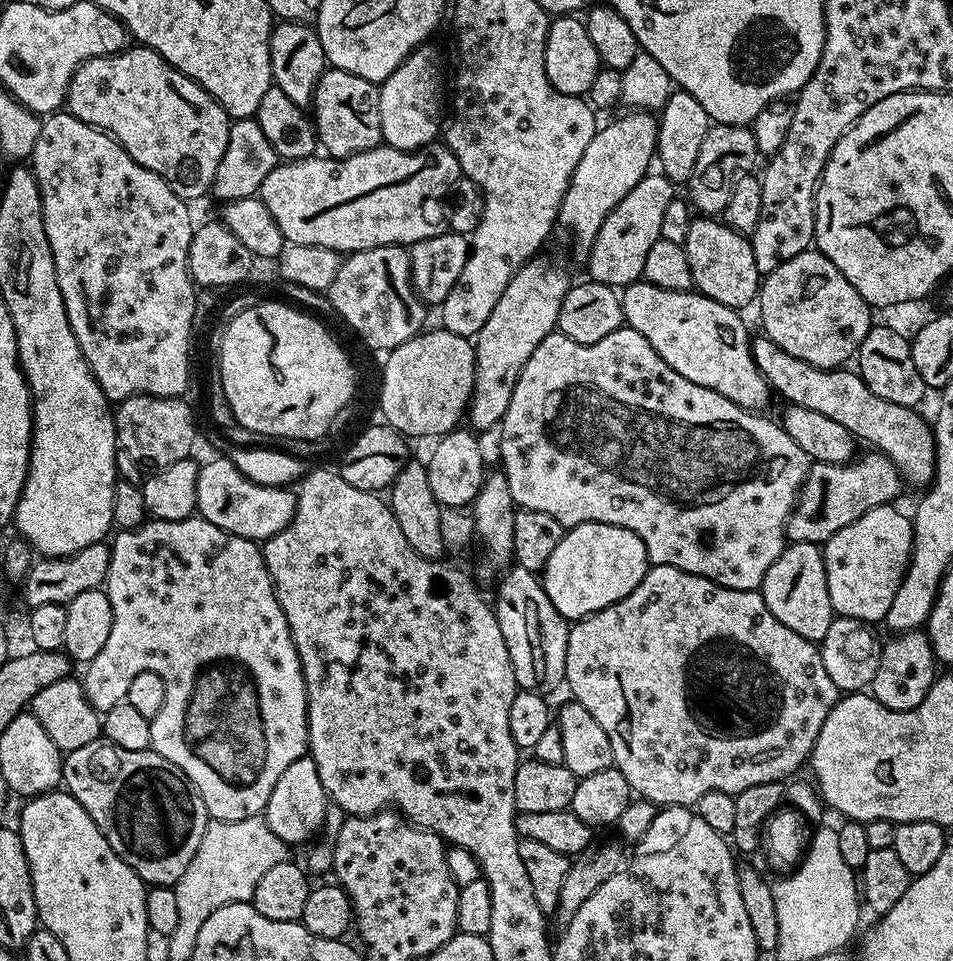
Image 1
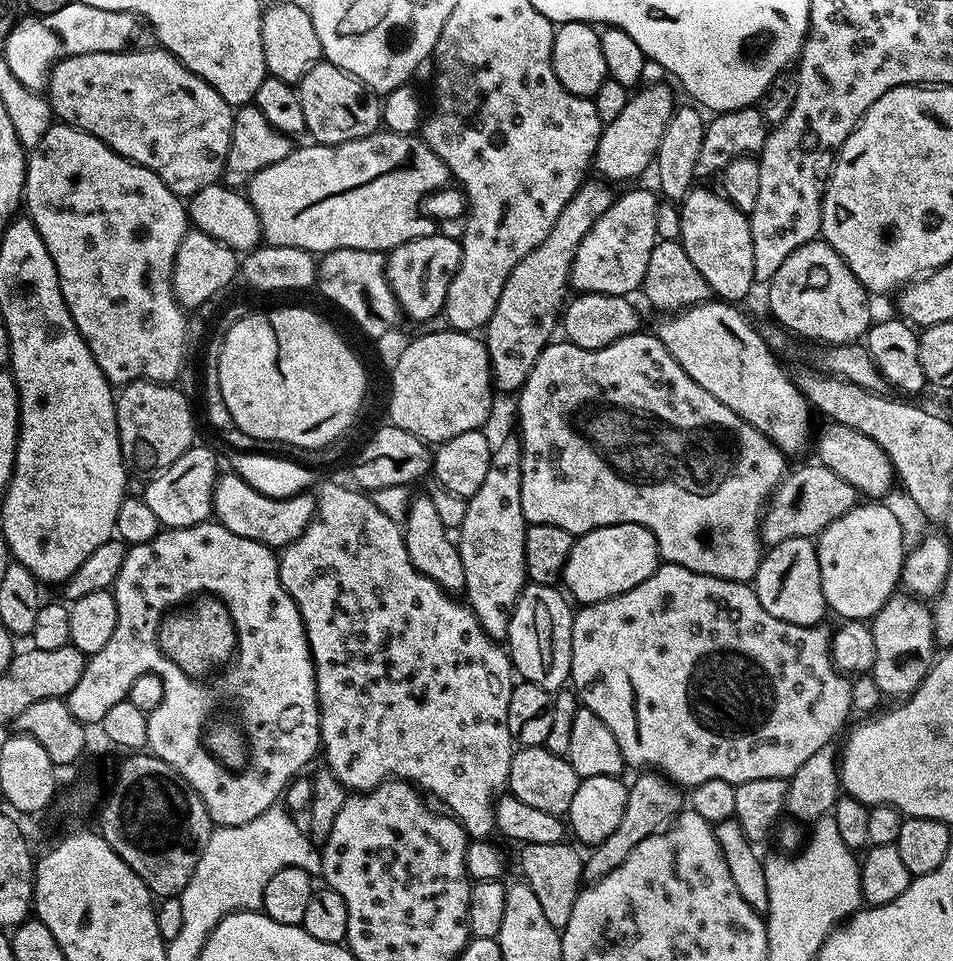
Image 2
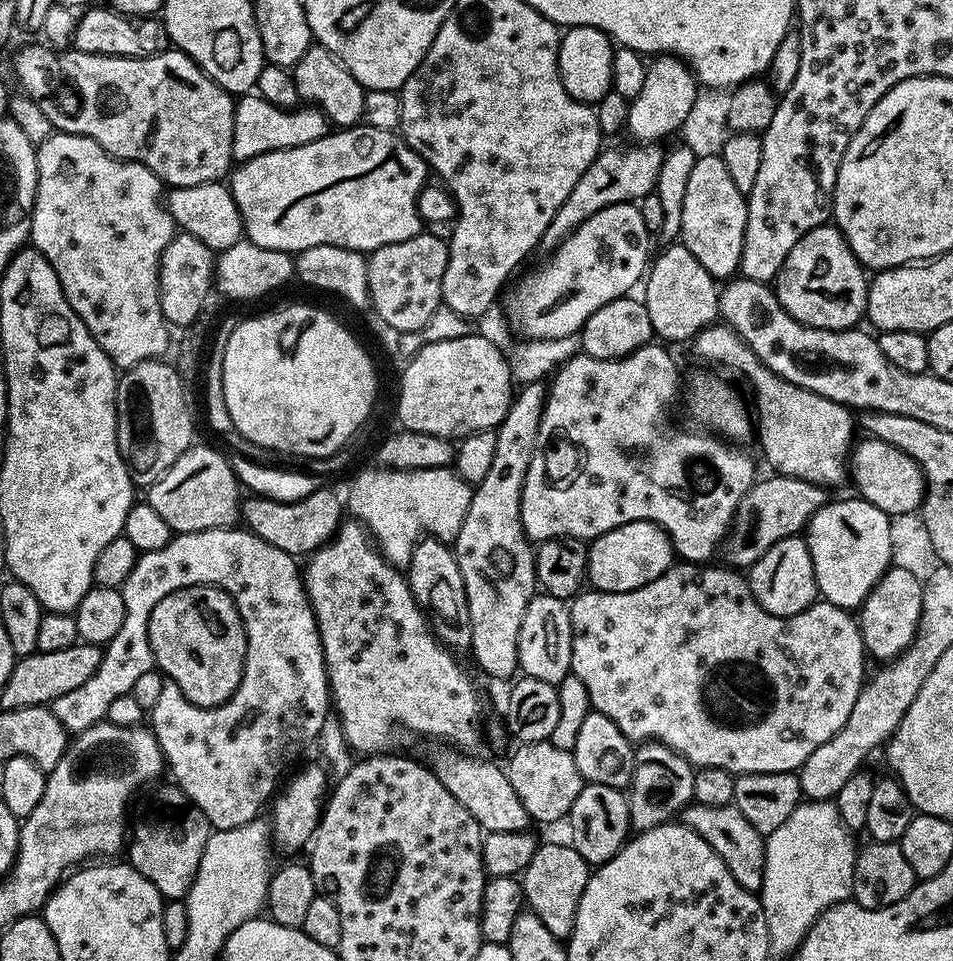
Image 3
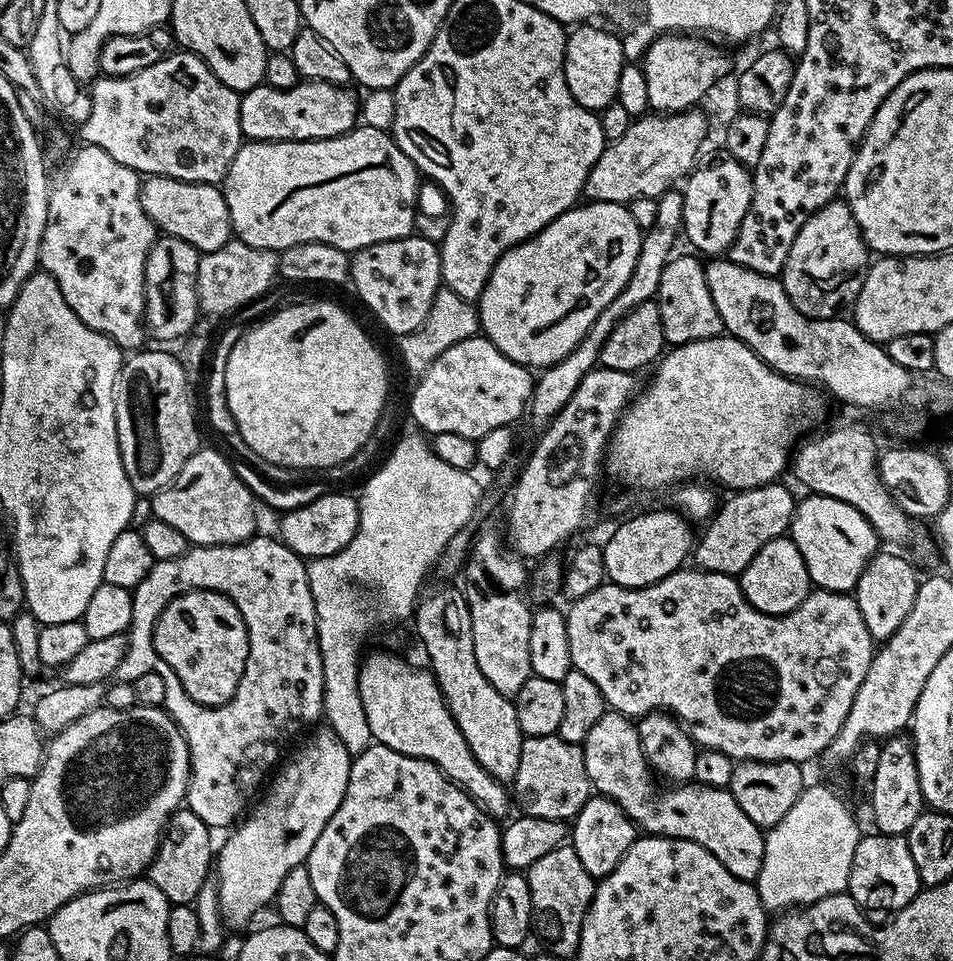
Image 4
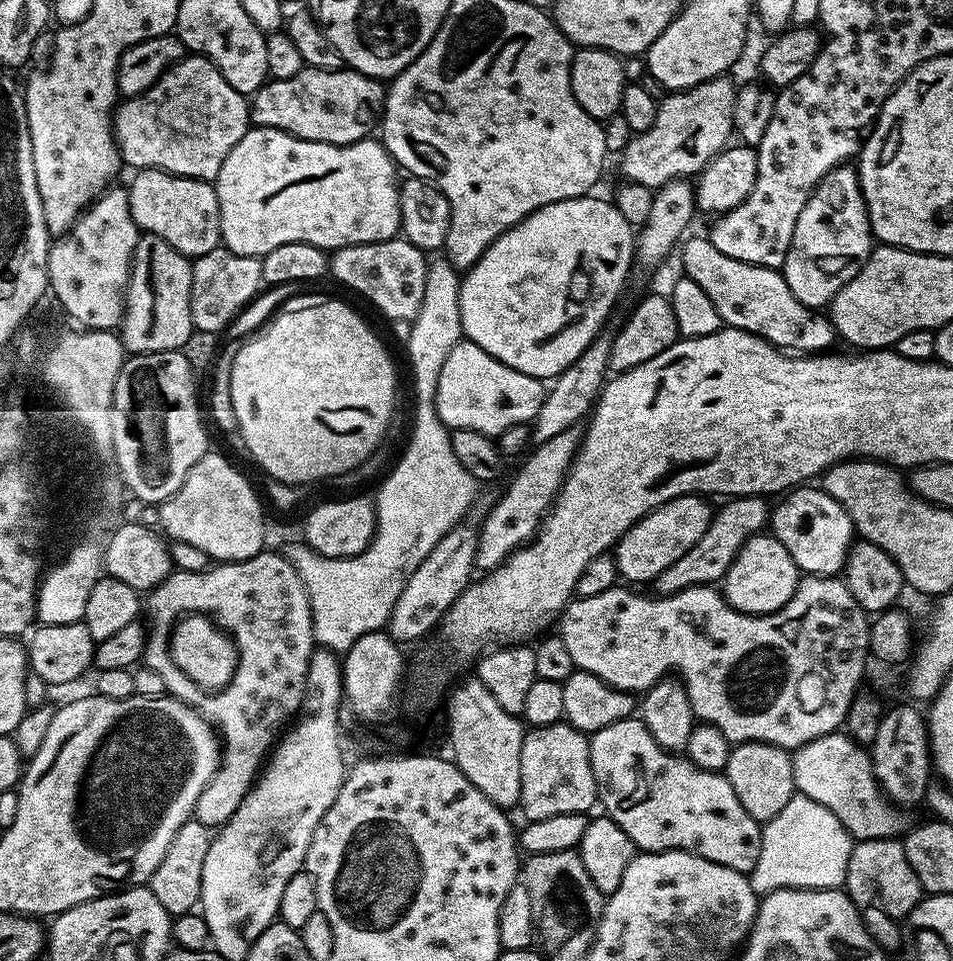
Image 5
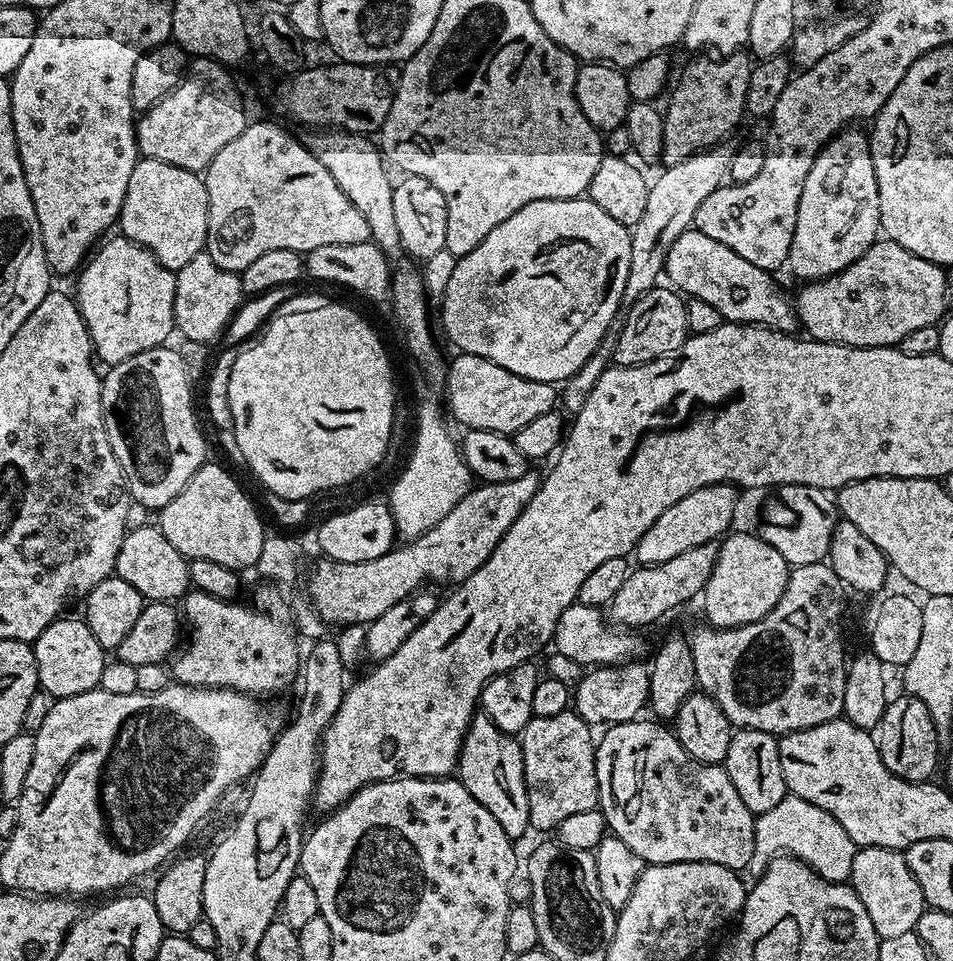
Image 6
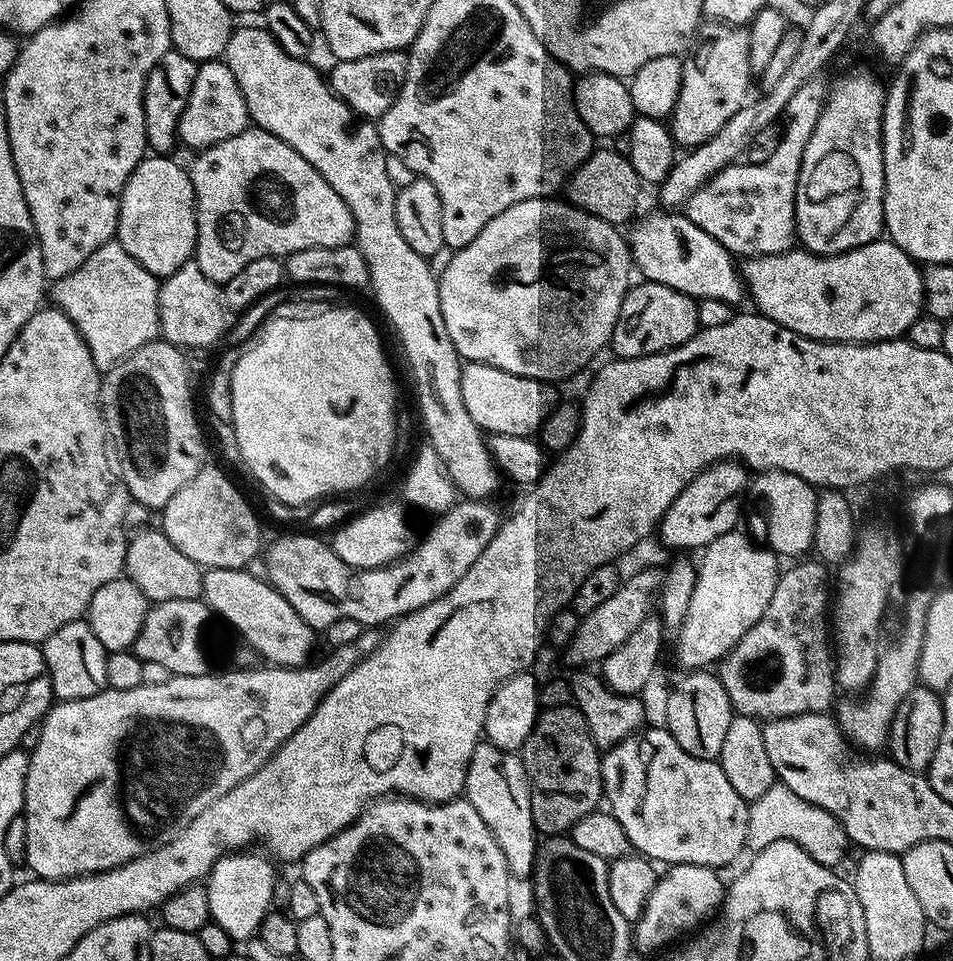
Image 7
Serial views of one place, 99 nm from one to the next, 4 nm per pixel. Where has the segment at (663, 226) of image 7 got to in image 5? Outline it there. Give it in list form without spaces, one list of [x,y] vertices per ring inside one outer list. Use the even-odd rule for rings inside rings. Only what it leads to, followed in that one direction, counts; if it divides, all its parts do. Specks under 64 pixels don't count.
[[[703,235],[685,239],[682,244],[682,252],[684,248],[684,269],[682,269],[683,275],[689,276],[694,282],[698,282],[698,286],[702,286],[702,290],[706,290],[706,295],[709,296],[710,302],[714,302],[714,306],[718,310],[721,321],[729,328],[737,328],[738,330],[746,330],[750,334],[760,336],[764,340],[771,342],[775,348],[781,350],[787,350],[792,354],[820,354],[828,348],[832,343],[837,343],[838,337],[836,335],[835,328],[832,327],[831,319],[827,315],[817,314],[813,309],[807,308],[802,302],[798,302],[798,298],[794,298],[794,294],[790,290],[790,286],[786,286],[784,281],[783,271],[775,268],[763,268],[762,266],[750,266],[746,262],[738,262],[738,258],[726,258],[726,254],[720,253],[719,250],[714,250],[714,246]]]

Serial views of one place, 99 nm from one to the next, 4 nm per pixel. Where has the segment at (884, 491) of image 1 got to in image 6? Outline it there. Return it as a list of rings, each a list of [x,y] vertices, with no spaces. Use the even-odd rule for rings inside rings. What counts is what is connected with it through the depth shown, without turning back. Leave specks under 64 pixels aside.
[[[713,542],[694,546],[691,550],[670,558],[670,562],[645,564],[629,571],[626,583],[614,594],[606,612],[613,625],[624,630],[641,630],[647,624],[660,620],[671,608],[680,608],[687,600],[692,600],[703,593],[710,574],[714,574],[714,562],[720,553],[719,543]]]

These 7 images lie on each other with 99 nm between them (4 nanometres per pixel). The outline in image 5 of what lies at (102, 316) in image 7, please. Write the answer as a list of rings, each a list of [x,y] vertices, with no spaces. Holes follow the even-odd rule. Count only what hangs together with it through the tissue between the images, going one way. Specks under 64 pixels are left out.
[[[141,235],[136,243],[136,255],[132,258],[132,270],[128,273],[128,287],[124,290],[124,318],[118,335],[127,351],[175,352],[180,350],[194,331],[190,314],[190,290],[192,289],[192,260],[178,254],[170,242],[162,242],[157,236]]]

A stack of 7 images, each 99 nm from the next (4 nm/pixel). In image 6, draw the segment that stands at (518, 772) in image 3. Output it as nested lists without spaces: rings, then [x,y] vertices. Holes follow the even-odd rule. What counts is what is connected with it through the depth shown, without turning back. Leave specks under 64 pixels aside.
[[[575,710],[553,714],[551,718],[533,716],[519,733],[524,759],[524,781],[528,791],[528,822],[533,829],[551,833],[570,814],[596,808],[598,778],[596,777],[596,746],[593,729]]]

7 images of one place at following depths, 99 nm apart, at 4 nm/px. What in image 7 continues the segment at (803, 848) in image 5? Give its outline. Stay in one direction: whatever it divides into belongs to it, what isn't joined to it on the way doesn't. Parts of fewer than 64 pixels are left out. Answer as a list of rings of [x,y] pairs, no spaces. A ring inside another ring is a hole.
[[[775,783],[762,794],[762,798],[751,801],[748,806],[748,843],[747,847],[753,853],[762,851],[766,846],[770,846],[772,840],[792,840],[798,846],[802,846],[820,864],[836,866],[836,863],[844,856],[844,847],[849,847],[848,835],[844,833],[844,827],[832,817],[829,812],[798,798],[794,790],[790,790],[782,783]]]

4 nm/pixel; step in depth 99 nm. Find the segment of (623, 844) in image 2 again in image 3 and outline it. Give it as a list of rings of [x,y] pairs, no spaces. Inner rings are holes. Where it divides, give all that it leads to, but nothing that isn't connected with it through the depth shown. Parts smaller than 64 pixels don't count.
[[[644,742],[635,749],[632,779],[626,789],[633,833],[654,830],[675,821],[689,804],[693,803],[694,778],[697,769],[685,756],[670,750],[670,746]]]

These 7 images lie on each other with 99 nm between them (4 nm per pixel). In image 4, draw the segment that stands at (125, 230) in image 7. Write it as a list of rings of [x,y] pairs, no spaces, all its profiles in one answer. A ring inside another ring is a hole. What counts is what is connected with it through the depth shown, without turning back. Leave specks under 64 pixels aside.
[[[149,176],[141,183],[140,197],[142,210],[146,210],[163,235],[182,238],[182,242],[190,242],[201,254],[218,250],[233,239],[230,210],[223,191],[215,184],[191,184],[165,176]]]

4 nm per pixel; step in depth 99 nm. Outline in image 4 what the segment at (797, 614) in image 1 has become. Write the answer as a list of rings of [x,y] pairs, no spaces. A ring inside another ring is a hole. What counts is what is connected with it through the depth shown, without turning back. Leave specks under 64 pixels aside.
[[[787,535],[774,538],[774,542],[766,542],[766,546],[762,546],[758,554],[754,554],[754,562],[746,566],[738,579],[742,594],[748,599],[750,606],[768,616],[784,616],[794,611],[814,588],[798,546],[794,546],[794,542]]]

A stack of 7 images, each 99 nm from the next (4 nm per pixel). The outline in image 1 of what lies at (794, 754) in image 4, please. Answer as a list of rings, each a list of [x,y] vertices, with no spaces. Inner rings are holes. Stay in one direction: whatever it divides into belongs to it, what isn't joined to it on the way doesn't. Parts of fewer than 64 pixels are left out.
[[[661,564],[651,565],[642,582],[638,582],[638,586],[634,586],[626,598],[575,621],[569,627],[564,680],[566,688],[568,684],[572,691],[571,699],[586,706],[586,710],[594,714],[598,726],[606,730],[606,738],[610,738],[613,765],[624,775],[633,793],[657,806],[695,806],[698,798],[702,798],[702,794],[710,794],[710,790],[735,794],[750,786],[762,786],[762,782],[787,781],[796,774],[791,772],[798,771],[803,764],[805,767],[822,730],[822,722],[826,722],[830,710],[842,695],[826,674],[819,647],[813,641],[802,638],[802,634],[794,634],[790,626],[782,626],[782,622],[770,614],[759,591],[730,590],[698,574]]]

